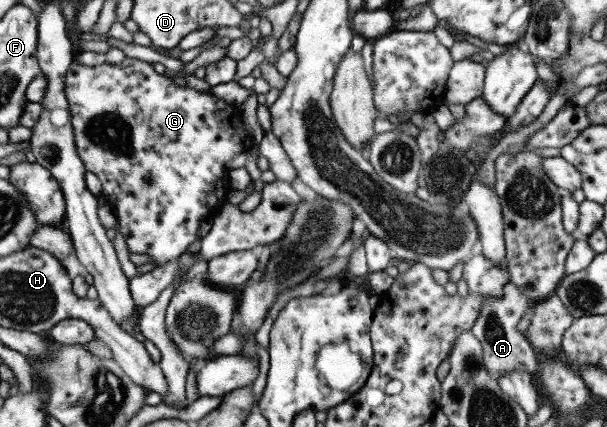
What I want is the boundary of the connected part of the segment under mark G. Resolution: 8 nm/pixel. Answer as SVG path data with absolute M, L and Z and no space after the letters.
M75 57L70 63L64 77L64 94L68 103L70 122L73 130L73 139L80 160L83 162L85 170L95 174L102 184L100 196L103 197L105 204L113 209L116 215L120 234L122 234L127 250L136 254L147 254L151 256L154 266L158 266L172 259L178 259L186 251L192 242L198 242L198 227L201 220L217 212L222 205L227 202L226 197L232 190L227 176L227 162L233 156L240 154L248 148L250 138L246 130L240 123L240 109L234 103L227 103L222 99L216 98L210 92L202 93L192 89L187 85L180 87L172 83L164 74L158 74L152 69L152 65L135 60L134 58L124 58L119 64L102 63L96 66L84 66Z

